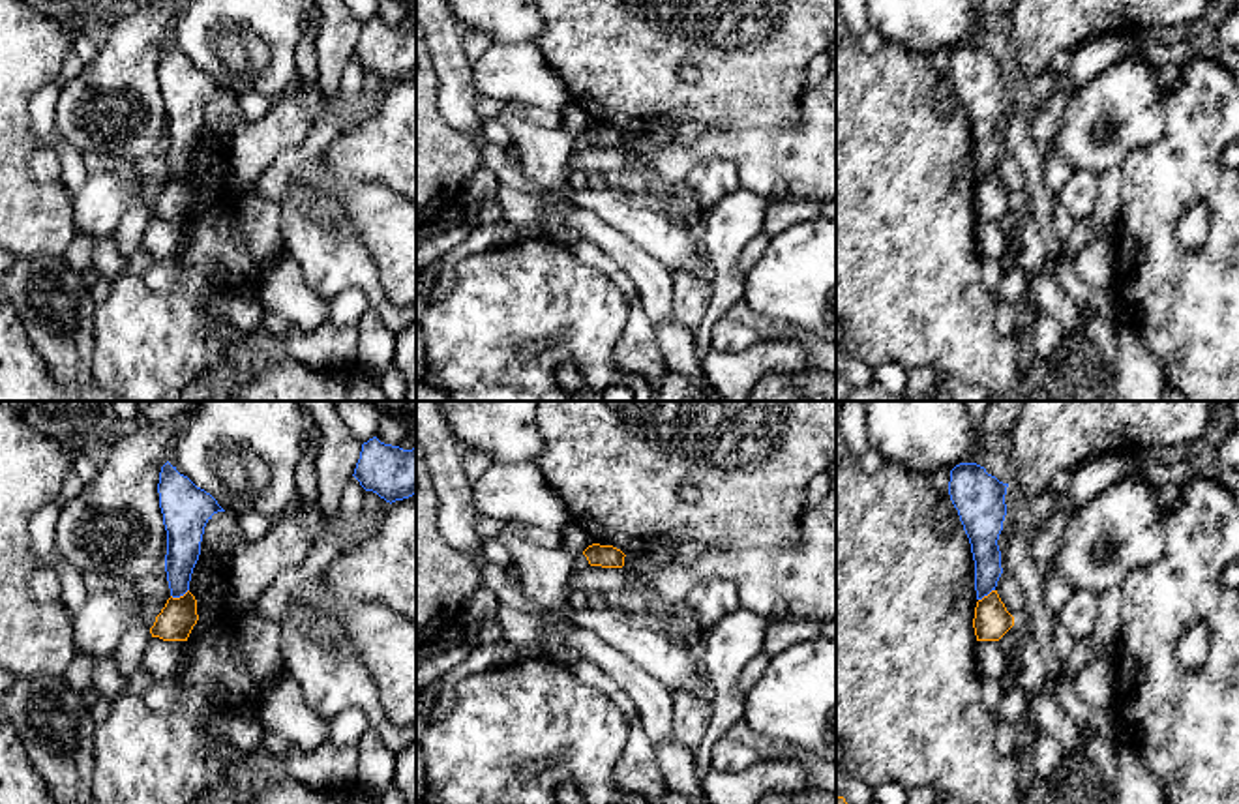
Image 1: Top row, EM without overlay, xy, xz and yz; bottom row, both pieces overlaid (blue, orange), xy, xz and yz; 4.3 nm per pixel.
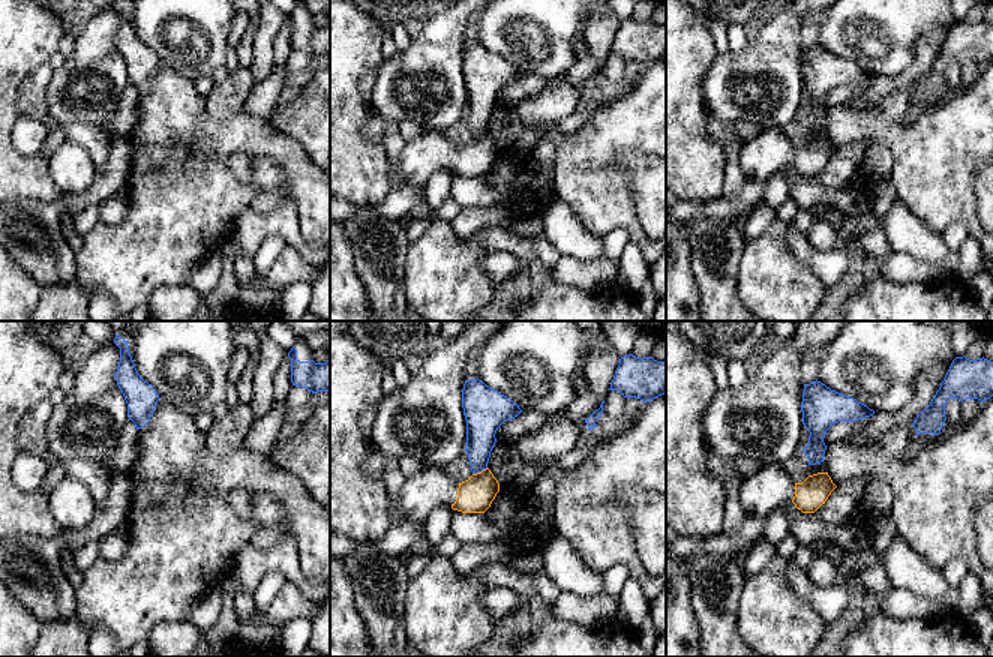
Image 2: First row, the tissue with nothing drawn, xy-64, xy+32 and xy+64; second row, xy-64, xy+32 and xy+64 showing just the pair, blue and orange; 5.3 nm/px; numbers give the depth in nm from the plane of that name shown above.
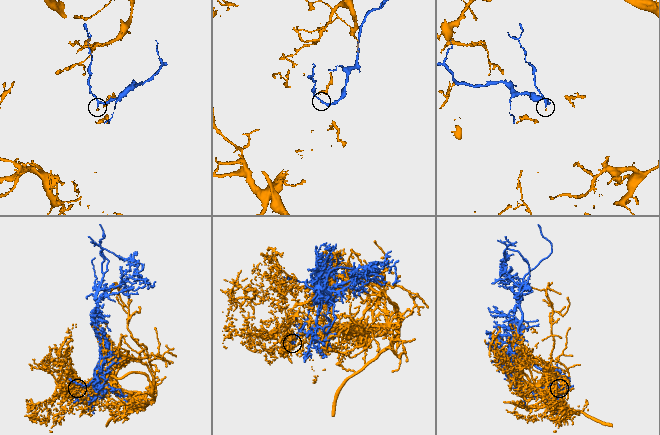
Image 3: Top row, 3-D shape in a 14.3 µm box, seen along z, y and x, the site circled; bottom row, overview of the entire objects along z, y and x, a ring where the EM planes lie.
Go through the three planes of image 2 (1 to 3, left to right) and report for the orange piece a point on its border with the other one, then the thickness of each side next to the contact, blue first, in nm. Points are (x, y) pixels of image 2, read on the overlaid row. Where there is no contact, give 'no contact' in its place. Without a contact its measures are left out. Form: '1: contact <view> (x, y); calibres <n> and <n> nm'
1: no contact
2: contact xy+32 (479, 471); calibres 170 and 190 nm
3: no contact

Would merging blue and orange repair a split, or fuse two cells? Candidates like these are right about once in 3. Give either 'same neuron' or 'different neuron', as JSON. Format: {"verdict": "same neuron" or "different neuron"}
{"verdict": "different neuron"}

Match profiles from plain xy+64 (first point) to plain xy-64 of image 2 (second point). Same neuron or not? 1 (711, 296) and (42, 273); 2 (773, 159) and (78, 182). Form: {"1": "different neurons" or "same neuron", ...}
{"1": "same neuron", "2": "same neuron"}

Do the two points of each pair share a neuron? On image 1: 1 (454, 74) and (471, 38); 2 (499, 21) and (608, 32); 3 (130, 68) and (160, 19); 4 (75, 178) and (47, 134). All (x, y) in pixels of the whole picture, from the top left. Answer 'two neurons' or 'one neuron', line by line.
1: two neurons
2: two neurons
3: one neuron
4: one neuron

